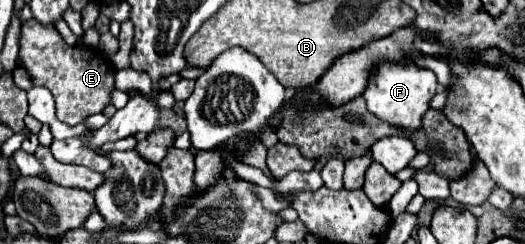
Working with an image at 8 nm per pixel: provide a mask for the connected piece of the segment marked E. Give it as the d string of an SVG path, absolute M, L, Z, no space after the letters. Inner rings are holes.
M25 21L19 37L19 65L29 73L29 79L37 87L47 87L55 97L57 119L67 125L83 123L89 115L101 113L111 105L111 91L115 89L115 67L109 57L99 49L85 43L67 45L53 25L41 25L39 21Z

